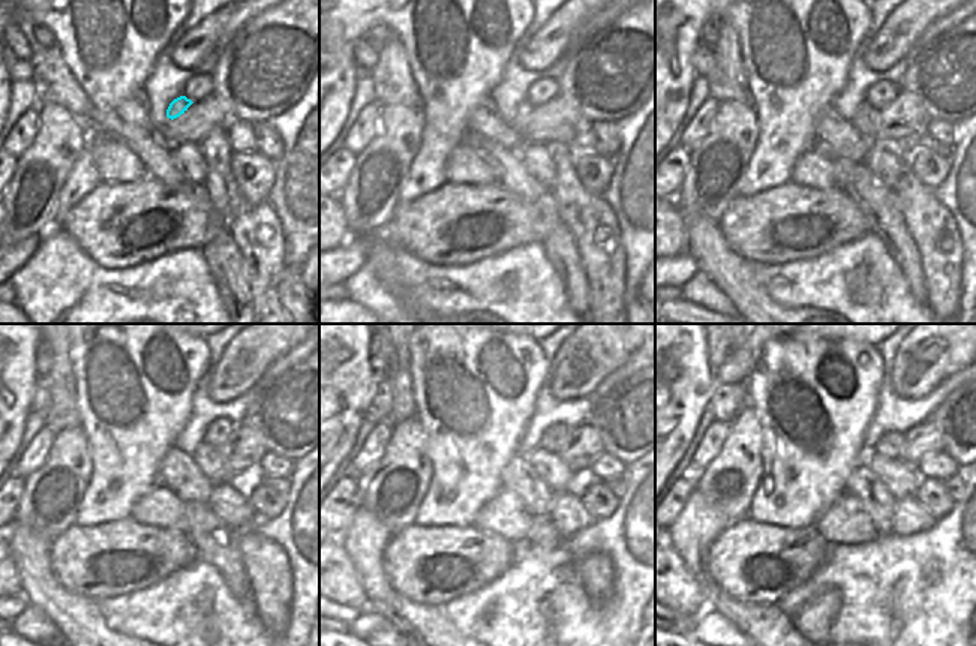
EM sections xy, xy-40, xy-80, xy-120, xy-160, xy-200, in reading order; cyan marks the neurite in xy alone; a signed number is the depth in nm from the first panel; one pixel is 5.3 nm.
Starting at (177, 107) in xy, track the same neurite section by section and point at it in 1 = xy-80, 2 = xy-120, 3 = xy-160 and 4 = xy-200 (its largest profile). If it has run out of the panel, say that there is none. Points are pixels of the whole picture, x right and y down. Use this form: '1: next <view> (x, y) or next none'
1: next xy-80 (865, 117)
2: next xy-120 (206, 457)
3: next xy-160 (549, 466)
4: next xy-200 (901, 480)

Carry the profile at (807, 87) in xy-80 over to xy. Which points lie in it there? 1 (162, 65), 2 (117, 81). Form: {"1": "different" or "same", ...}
{"1": "different", "2": "same"}

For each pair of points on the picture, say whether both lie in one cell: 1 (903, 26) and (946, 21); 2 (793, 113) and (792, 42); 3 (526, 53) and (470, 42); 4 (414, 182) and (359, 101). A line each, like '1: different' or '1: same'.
1: different
2: same
3: different
4: different

